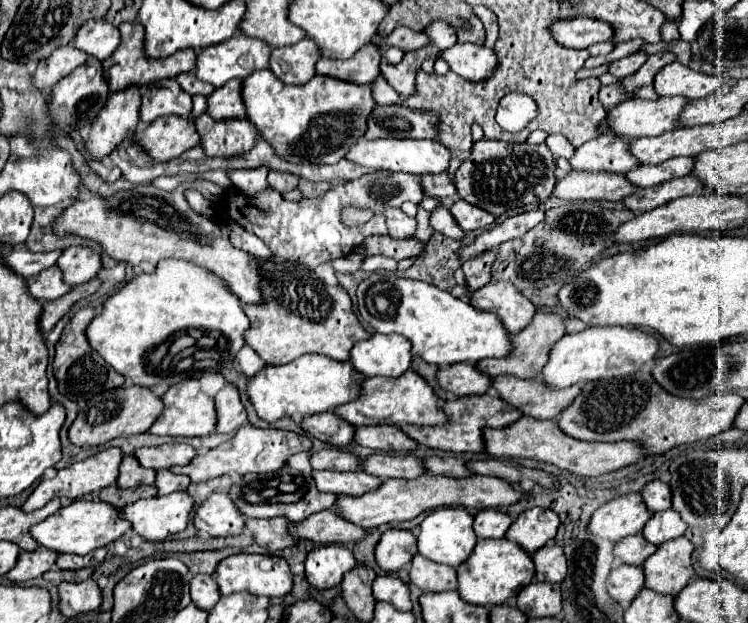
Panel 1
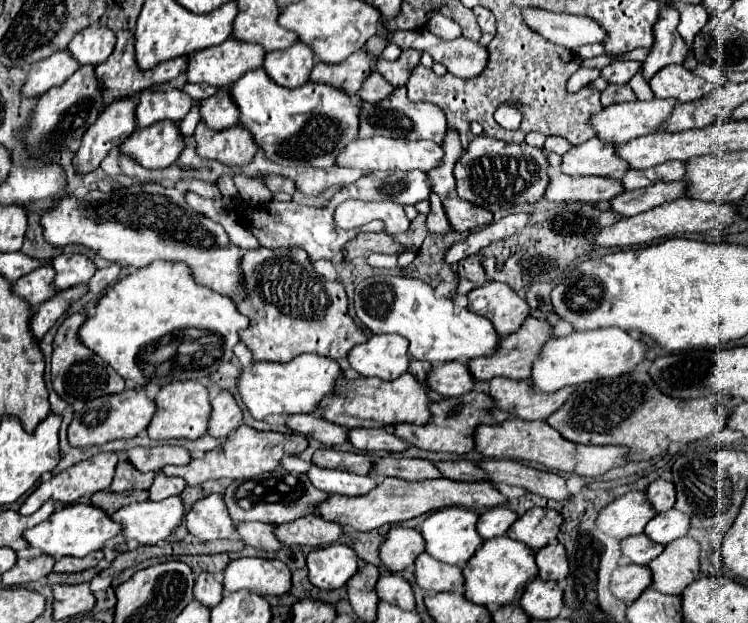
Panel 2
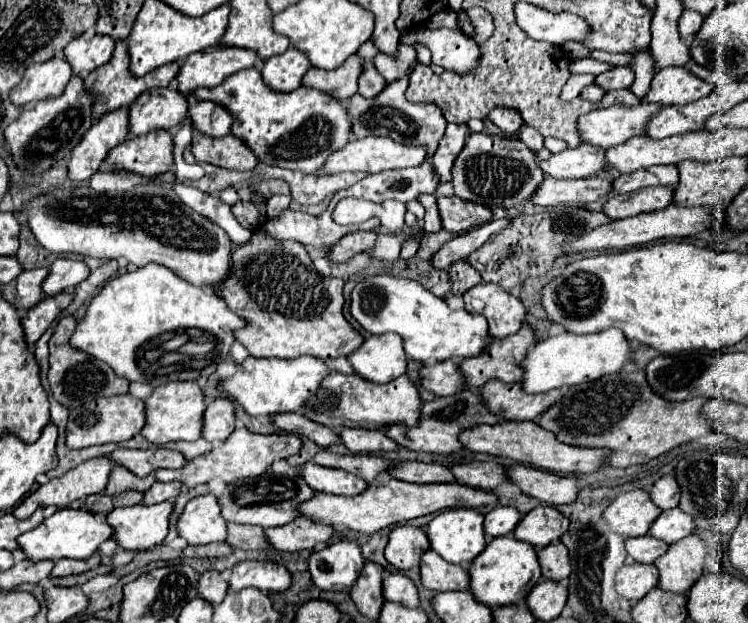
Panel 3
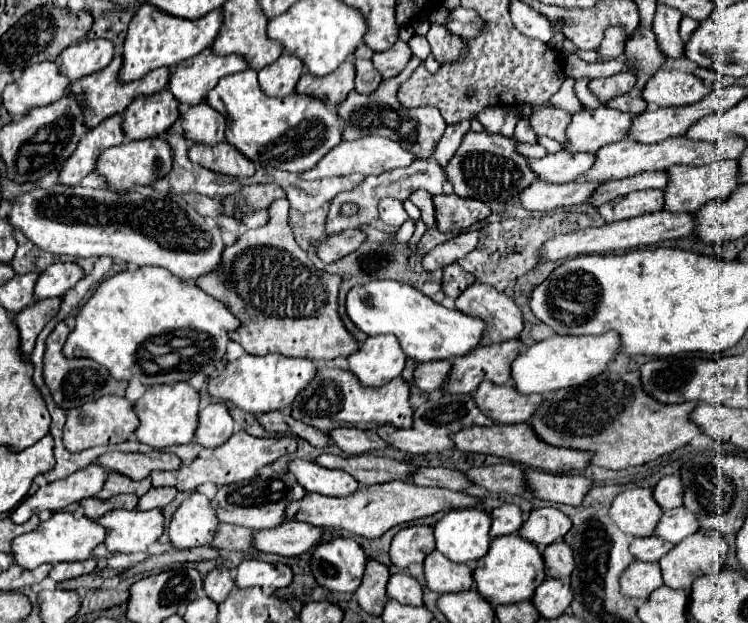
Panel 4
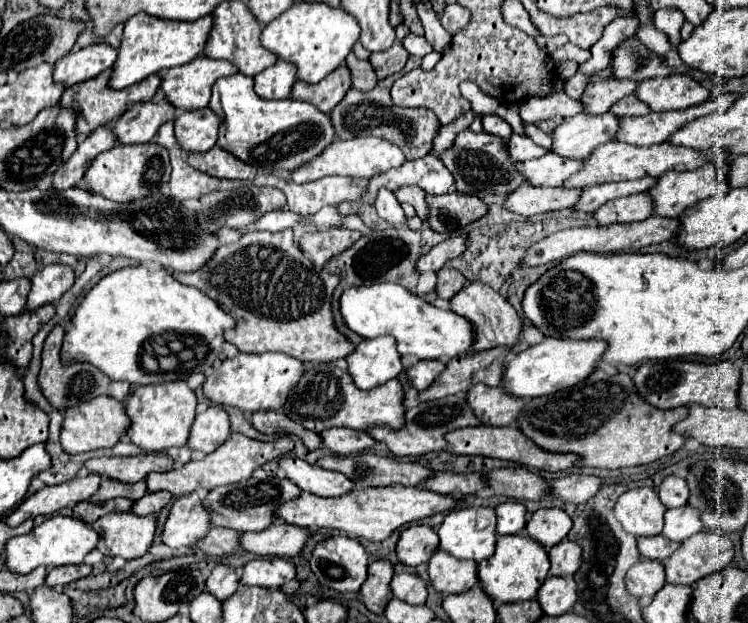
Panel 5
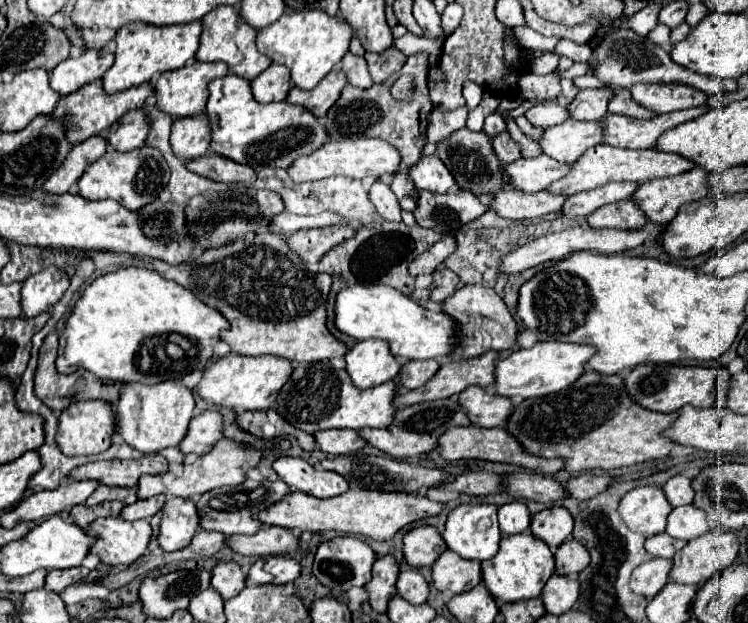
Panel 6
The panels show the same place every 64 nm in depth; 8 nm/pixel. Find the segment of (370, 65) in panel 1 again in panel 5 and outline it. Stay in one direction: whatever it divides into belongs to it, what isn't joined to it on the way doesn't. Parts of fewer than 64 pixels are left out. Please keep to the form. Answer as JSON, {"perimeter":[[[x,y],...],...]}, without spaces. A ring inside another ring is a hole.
{"perimeter":[[[346,64],[340,70],[334,70],[324,78],[324,82],[316,82],[316,86],[308,86],[308,82],[296,82],[292,88],[294,100],[304,100],[318,106],[322,112],[330,112],[344,94],[352,88],[352,74]]]}

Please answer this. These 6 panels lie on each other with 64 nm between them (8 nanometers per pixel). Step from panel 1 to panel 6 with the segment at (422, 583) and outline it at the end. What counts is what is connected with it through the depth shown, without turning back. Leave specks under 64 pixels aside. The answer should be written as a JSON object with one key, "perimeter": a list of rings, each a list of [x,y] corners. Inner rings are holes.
{"perimeter":[[[446,550],[438,556],[438,560],[432,566],[432,582],[440,592],[442,590],[452,590],[454,594],[468,592],[482,582],[480,562],[464,560],[456,552]]]}

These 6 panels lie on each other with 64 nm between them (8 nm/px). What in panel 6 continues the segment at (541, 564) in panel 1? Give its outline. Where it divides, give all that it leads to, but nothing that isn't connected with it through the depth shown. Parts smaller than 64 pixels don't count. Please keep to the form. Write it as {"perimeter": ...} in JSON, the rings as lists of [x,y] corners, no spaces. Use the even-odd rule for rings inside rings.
{"perimeter":[[[564,540],[554,552],[554,560],[556,560],[556,574],[576,576],[580,570],[588,566],[590,556],[588,556],[588,550],[580,542]]]}

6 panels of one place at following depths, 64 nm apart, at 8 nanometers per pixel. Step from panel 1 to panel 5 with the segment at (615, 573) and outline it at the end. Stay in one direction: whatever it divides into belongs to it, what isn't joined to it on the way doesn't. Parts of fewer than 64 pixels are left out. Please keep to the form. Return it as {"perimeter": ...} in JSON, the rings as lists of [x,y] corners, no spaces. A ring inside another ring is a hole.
{"perimeter":[[[640,560],[626,574],[626,590],[636,598],[652,598],[664,584],[662,562]]]}

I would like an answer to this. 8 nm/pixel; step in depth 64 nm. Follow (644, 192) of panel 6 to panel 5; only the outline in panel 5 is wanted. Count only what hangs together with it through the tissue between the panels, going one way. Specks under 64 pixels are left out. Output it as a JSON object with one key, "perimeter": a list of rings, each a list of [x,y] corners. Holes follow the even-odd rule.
{"perimeter":[[[724,162],[724,166],[706,164],[706,166],[690,170],[690,172],[670,170],[670,172],[662,174],[658,186],[654,186],[650,190],[650,194],[654,198],[654,214],[668,216],[668,218],[680,216],[688,206],[694,206],[700,200],[706,200],[710,196],[726,196],[728,192],[730,192],[730,186],[728,186],[728,162]]]}

